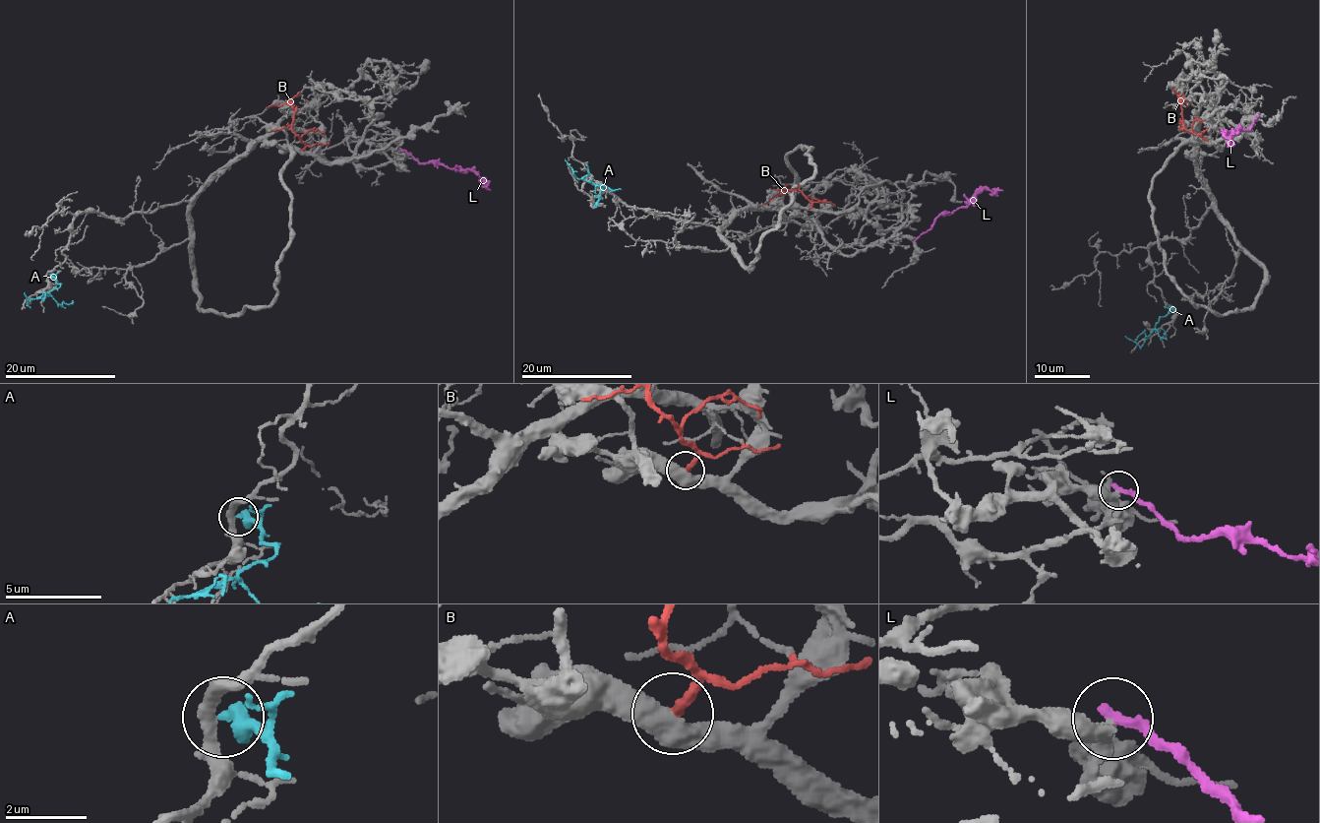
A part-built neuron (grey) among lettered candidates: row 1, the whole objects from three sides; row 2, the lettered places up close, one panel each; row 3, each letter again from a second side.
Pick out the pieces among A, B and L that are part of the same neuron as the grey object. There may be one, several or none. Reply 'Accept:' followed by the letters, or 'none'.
Accept: none

